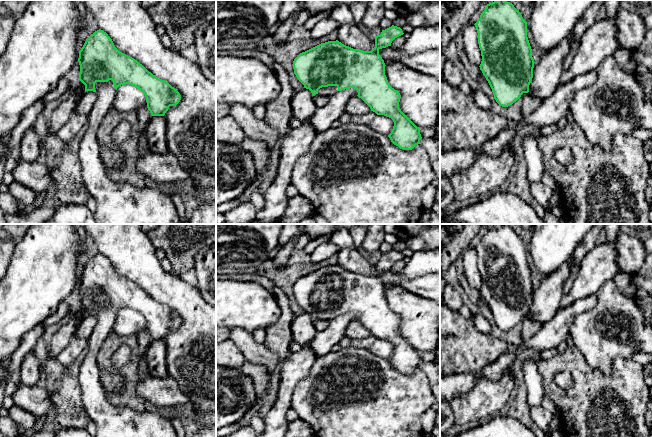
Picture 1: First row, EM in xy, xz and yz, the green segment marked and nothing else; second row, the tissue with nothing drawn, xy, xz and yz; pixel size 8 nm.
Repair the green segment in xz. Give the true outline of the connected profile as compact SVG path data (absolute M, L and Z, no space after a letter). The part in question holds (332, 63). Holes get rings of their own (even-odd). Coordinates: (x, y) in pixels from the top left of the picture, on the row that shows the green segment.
M392 25L382 30L375 37L375 47L371 51L353 49L336 41L321 43L305 52L300 53L293 61L294 74L297 79L309 89L312 95L332 96L338 91L356 89L361 98L377 115L384 115L394 122L393 129L388 135L391 142L403 150L412 150L420 144L420 128L417 127L399 108L401 95L388 83L385 75L385 63L379 55L379 50L391 46L392 41L403 35L400 27Z

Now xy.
M99 29L91 34L79 51L78 62L80 65L79 80L85 85L86 91L96 93L96 101L88 114L87 131L79 145L78 158L82 169L83 182L96 202L94 212L97 224L181 224L176 206L171 197L160 189L153 189L147 186L138 187L131 183L116 183L111 181L105 171L105 167L100 159L101 145L97 138L97 131L107 113L112 109L116 96L116 89L125 84L132 85L142 91L146 97L147 108L152 116L164 116L170 106L176 106L180 100L180 93L168 82L157 78L149 72L142 64L134 58L120 52L114 45L112 39L106 32Z

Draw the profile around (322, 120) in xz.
M350 88L330 96L328 103L324 107L317 108L310 119L310 124L315 133L322 133L331 128L332 123L339 120L340 116L346 112L347 102L357 95L357 90Z

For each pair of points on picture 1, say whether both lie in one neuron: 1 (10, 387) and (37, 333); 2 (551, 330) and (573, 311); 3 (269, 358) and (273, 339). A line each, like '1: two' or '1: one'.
1: one
2: one
3: two

